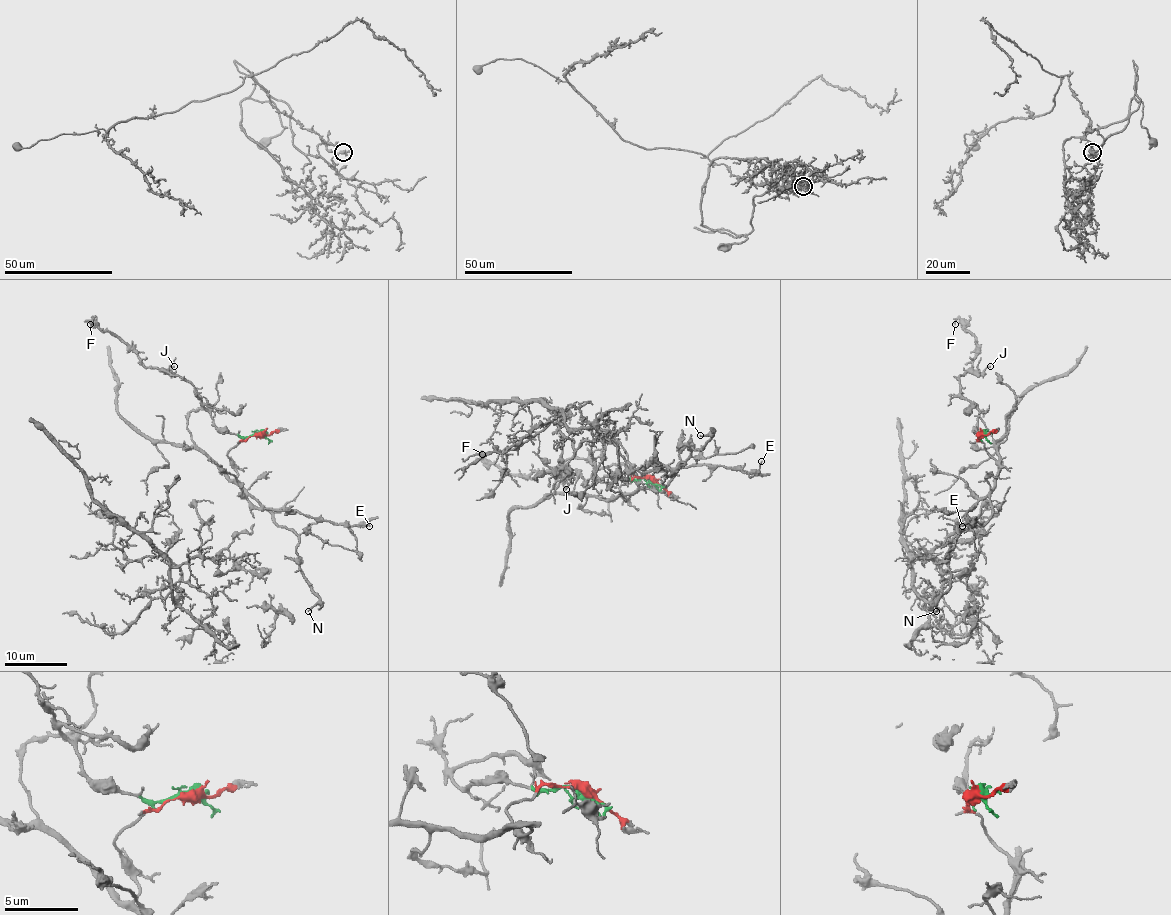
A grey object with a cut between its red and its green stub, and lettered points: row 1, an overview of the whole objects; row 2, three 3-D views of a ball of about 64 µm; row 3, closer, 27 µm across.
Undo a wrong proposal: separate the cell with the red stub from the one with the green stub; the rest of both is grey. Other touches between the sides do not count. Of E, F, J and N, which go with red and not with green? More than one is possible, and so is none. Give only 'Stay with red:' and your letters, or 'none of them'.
Stay with red: E, N

